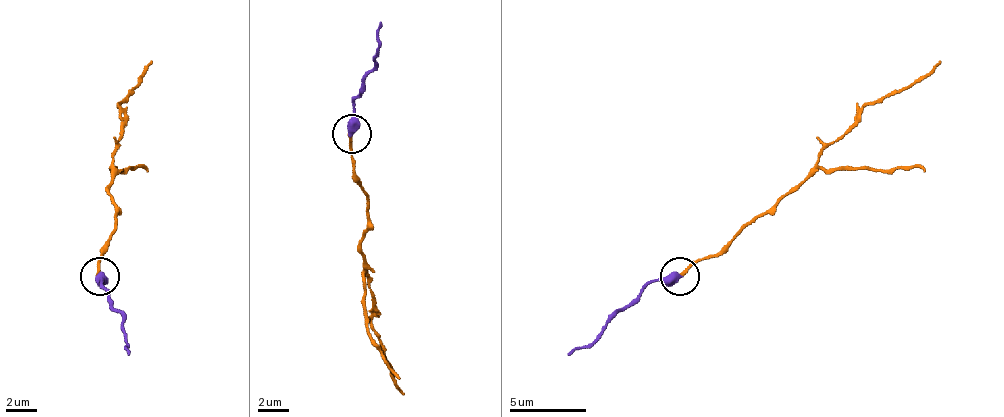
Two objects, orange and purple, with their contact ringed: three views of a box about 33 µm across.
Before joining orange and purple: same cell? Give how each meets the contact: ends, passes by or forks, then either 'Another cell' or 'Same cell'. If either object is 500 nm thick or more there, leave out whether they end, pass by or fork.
Another cell

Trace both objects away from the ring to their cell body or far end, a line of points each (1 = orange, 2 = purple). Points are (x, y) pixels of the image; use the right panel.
1: (680, 275), (727, 248), (746, 229), (769, 213), (865, 105), (908, 90), (939, 59)
2: (680, 275), (653, 279), (615, 317), (568, 356)

